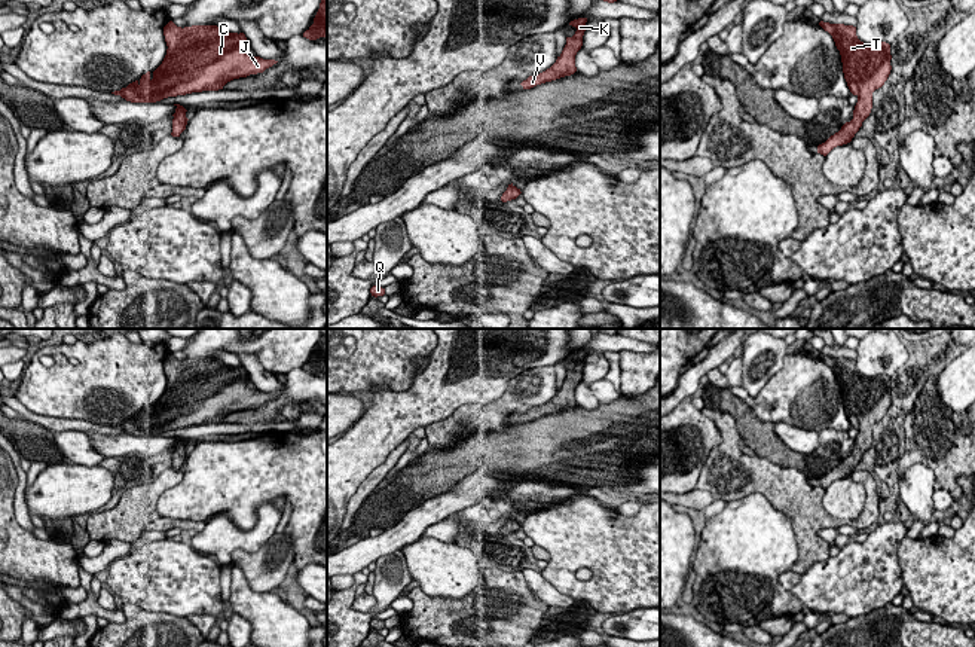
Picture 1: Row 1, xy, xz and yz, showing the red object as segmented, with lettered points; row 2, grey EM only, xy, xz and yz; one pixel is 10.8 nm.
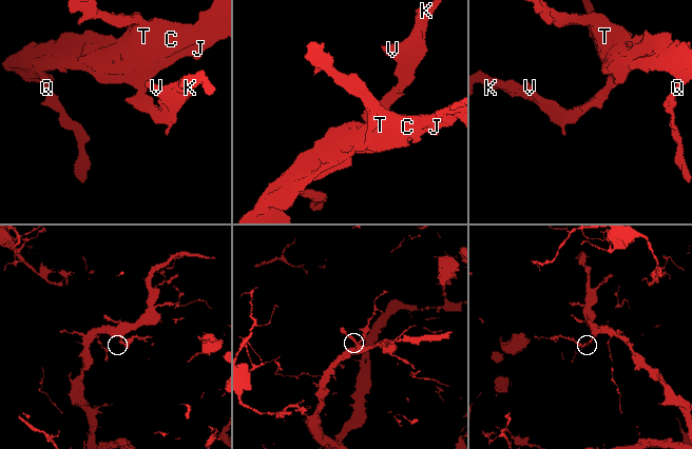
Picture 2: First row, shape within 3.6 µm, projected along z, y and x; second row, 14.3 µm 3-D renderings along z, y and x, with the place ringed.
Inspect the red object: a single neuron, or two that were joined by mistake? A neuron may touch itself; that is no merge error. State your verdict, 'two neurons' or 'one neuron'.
two neurons

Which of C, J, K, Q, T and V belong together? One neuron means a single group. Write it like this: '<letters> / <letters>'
C J Q T / K V

